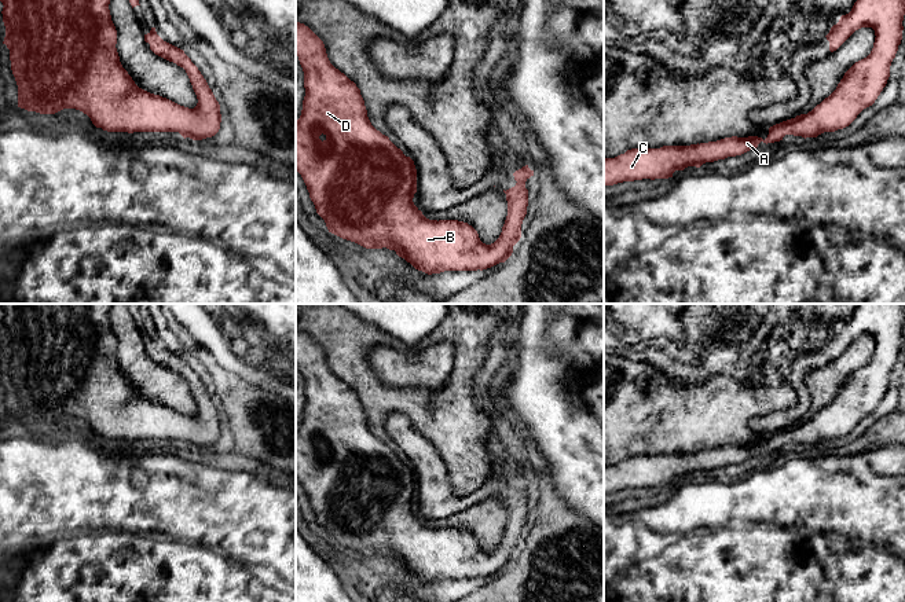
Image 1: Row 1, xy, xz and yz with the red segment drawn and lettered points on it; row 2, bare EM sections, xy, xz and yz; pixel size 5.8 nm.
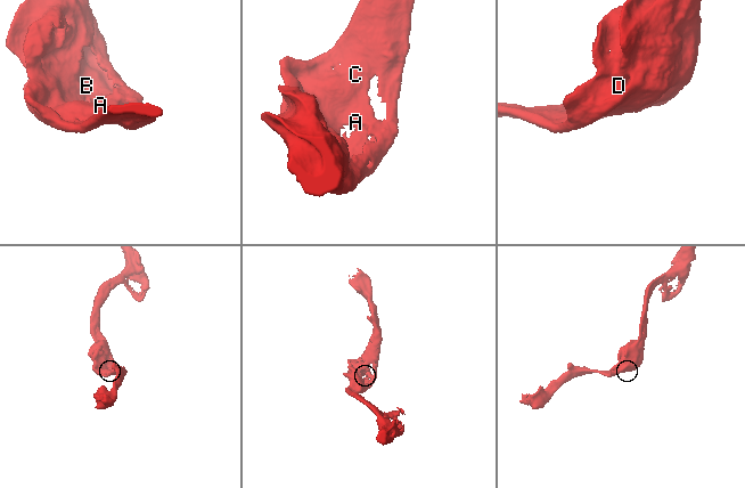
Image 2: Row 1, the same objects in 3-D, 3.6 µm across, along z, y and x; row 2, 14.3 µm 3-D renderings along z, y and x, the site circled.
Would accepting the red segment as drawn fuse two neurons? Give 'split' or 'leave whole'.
leave whole

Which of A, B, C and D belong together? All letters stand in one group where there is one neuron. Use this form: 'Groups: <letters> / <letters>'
Groups: A B C D

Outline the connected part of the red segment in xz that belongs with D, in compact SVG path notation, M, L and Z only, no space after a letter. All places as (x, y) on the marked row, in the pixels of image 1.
M296 22L296 55L304 71L305 88L301 115L296 121L296 170L329 232L366 249L395 250L399 257L428 275L483 271L512 256L527 214L525 181L534 176L528 165L513 173L516 186L503 190L508 216L494 243L483 243L468 223L429 220L413 202L417 192L414 161L371 125L360 89L330 63L323 41L300 22Z

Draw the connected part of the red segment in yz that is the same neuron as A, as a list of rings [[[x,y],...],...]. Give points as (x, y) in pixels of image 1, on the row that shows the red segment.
[[[857,0],[851,11],[842,15],[825,36],[829,41],[829,51],[836,51],[855,30],[872,27],[875,30],[875,43],[871,54],[855,62],[843,76],[836,89],[817,104],[807,114],[783,121],[769,128],[769,135],[763,140],[758,136],[748,137],[725,137],[717,142],[697,143],[690,146],[663,146],[660,148],[631,148],[615,158],[604,158],[604,187],[623,181],[642,179],[668,179],[675,170],[684,170],[688,166],[700,168],[706,162],[725,159],[728,157],[741,155],[758,147],[761,142],[774,143],[783,140],[785,135],[817,137],[824,132],[835,132],[849,126],[857,115],[866,107],[872,106],[890,77],[890,66],[898,45],[902,40],[902,21],[905,15],[905,0]]]

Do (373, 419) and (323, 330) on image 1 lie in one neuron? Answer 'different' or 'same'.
same

